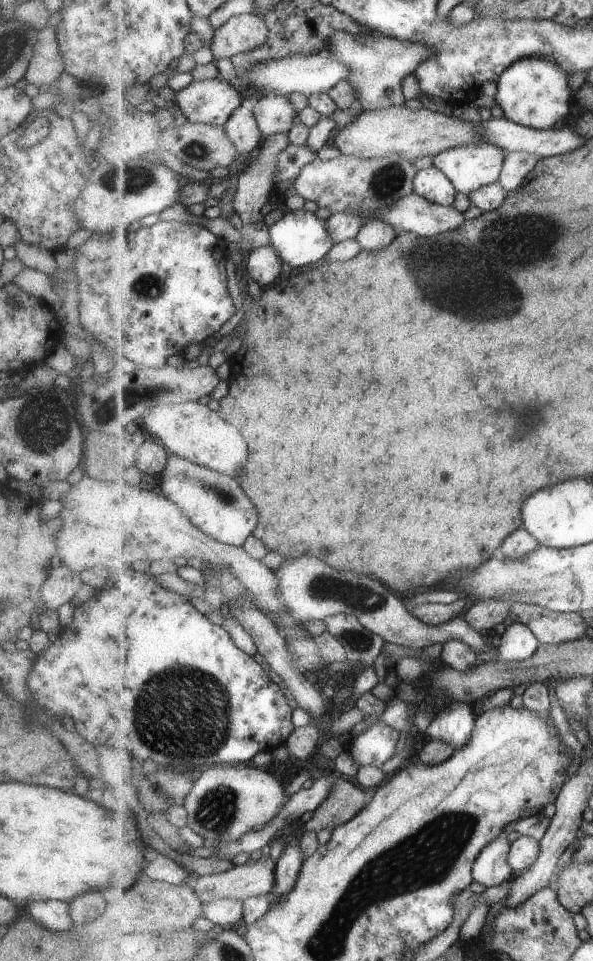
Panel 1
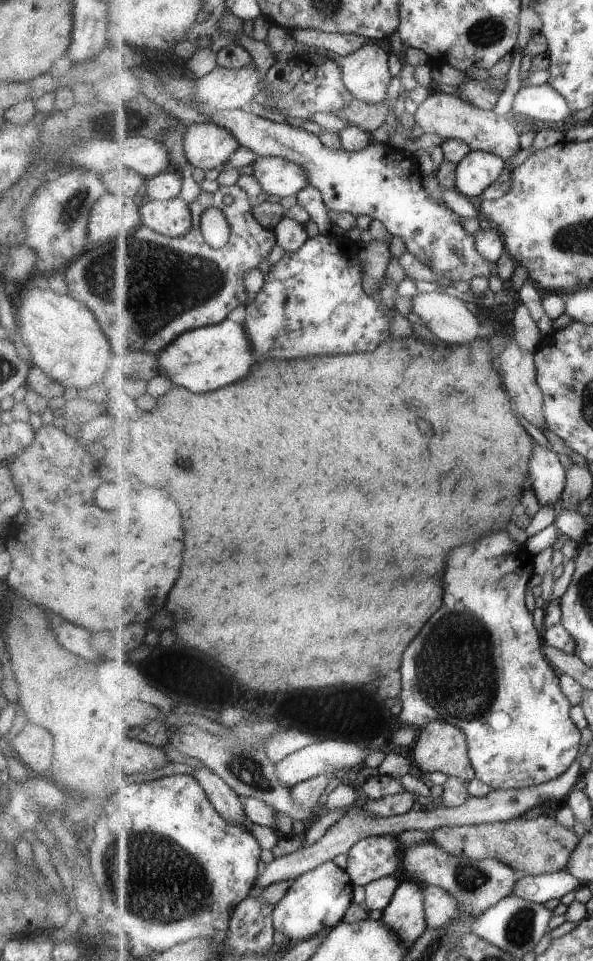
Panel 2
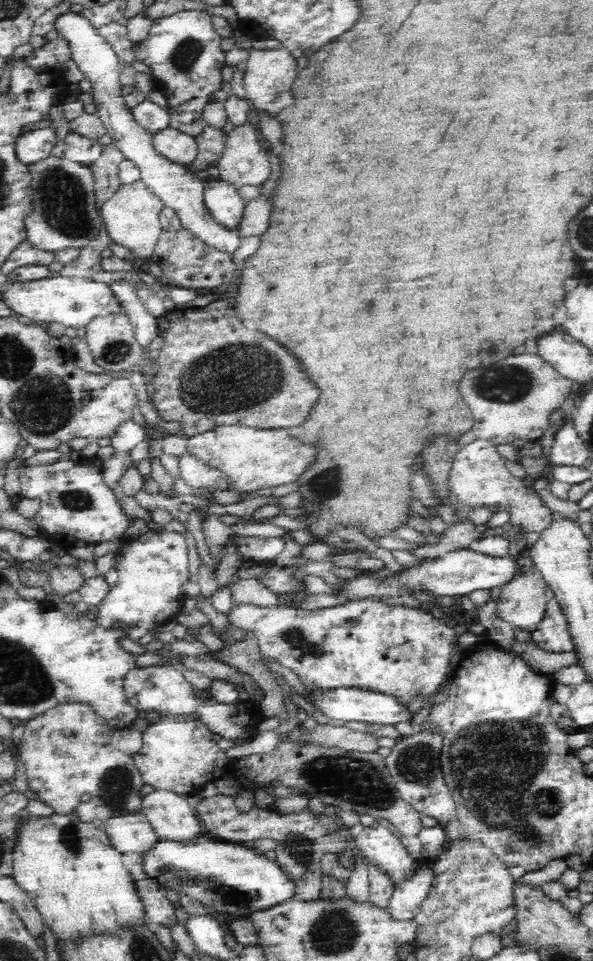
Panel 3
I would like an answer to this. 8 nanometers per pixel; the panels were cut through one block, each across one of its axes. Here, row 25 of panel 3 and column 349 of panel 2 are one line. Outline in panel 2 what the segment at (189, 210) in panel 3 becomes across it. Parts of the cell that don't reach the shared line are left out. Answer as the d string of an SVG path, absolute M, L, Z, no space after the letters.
M367 42L359 50L345 57L336 56L341 66L343 82L356 99L367 104L381 104L387 100L387 88L393 80L389 72L388 49Z

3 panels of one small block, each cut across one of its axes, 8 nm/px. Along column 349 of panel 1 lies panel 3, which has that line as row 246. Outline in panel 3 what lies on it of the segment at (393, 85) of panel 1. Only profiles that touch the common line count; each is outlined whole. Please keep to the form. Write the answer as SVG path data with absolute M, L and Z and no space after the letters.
M48 156L28 165L30 180L30 210L24 216L26 238L32 247L55 253L73 246L82 248L100 232L100 215L96 211L94 176L89 166L63 156Z

